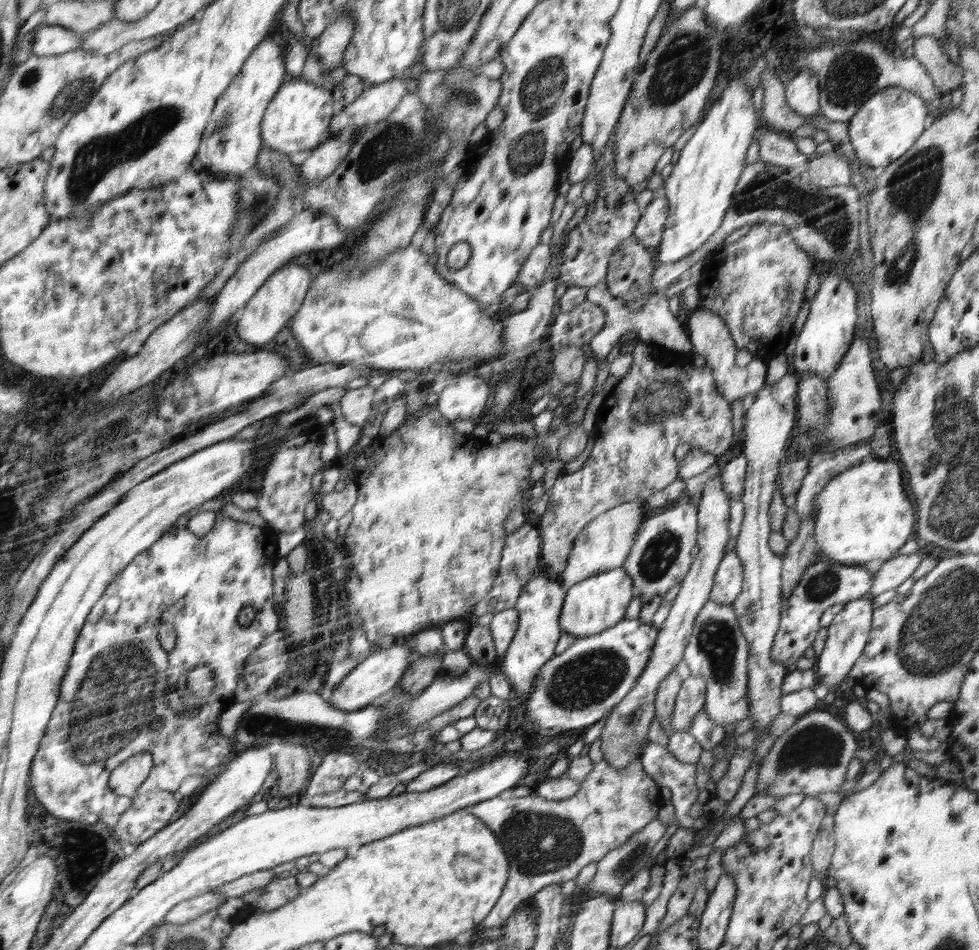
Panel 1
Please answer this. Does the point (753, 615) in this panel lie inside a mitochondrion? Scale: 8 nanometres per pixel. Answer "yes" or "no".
yes

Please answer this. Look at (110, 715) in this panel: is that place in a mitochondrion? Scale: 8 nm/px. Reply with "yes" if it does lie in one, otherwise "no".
yes

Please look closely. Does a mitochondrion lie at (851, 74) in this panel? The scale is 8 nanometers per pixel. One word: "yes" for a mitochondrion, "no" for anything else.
yes

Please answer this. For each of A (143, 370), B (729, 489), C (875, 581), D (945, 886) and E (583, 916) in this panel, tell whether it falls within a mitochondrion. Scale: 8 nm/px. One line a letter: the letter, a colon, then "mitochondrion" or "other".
A: other
B: other
C: other
D: other
E: other

